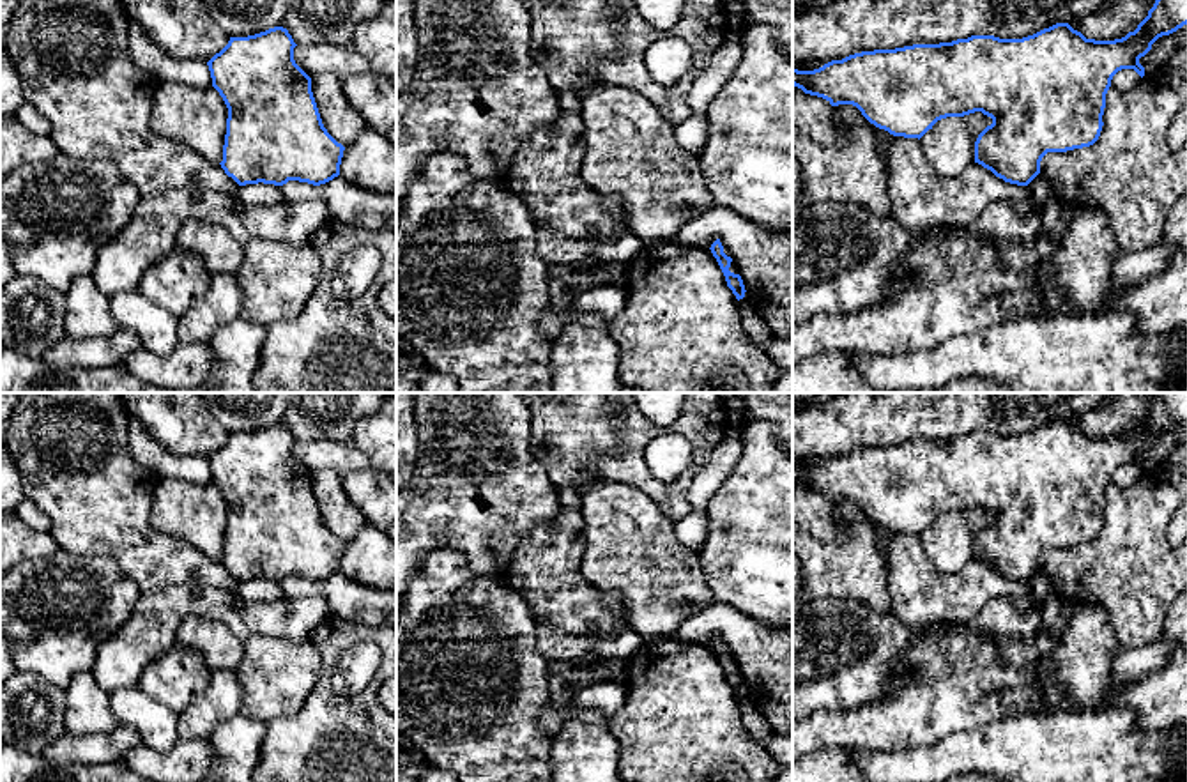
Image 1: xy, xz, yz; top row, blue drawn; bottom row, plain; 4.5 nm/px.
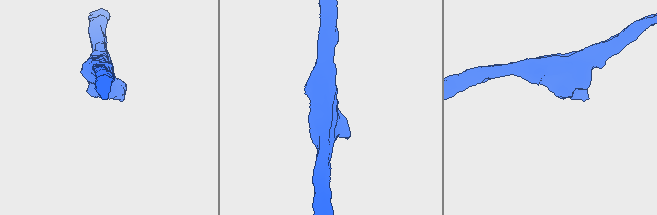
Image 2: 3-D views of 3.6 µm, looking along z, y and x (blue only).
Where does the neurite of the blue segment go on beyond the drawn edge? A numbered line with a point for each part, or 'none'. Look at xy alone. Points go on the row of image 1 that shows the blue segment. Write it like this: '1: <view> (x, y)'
none

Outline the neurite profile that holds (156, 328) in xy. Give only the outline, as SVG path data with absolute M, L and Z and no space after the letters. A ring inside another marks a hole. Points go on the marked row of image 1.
M138 290L110 297L110 310L122 329L133 331L142 349L154 356L168 356L179 343L179 317L154 304Z

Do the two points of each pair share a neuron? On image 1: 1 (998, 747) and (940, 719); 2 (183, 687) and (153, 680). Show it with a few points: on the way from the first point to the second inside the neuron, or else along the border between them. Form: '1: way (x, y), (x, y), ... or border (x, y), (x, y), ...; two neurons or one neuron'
1: border (1003, 717), (949, 733), (926, 747); two neurons
2: way (176, 680), (160, 680); one neuron

